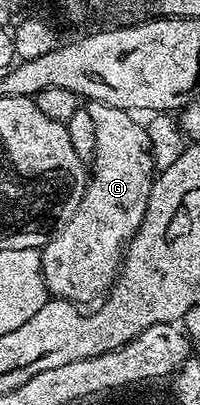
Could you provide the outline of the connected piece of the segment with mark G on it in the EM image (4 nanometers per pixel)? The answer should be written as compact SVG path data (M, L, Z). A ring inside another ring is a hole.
M87 101L85 108L89 119L93 119L93 135L97 135L99 144L89 165L89 180L83 190L83 198L81 203L77 203L77 211L73 211L73 219L62 225L51 239L55 242L55 289L50 296L76 303L94 302L110 290L121 264L125 243L137 231L145 213L153 174L156 172L146 128L138 125L128 110L109 107L109 103L100 101Z

